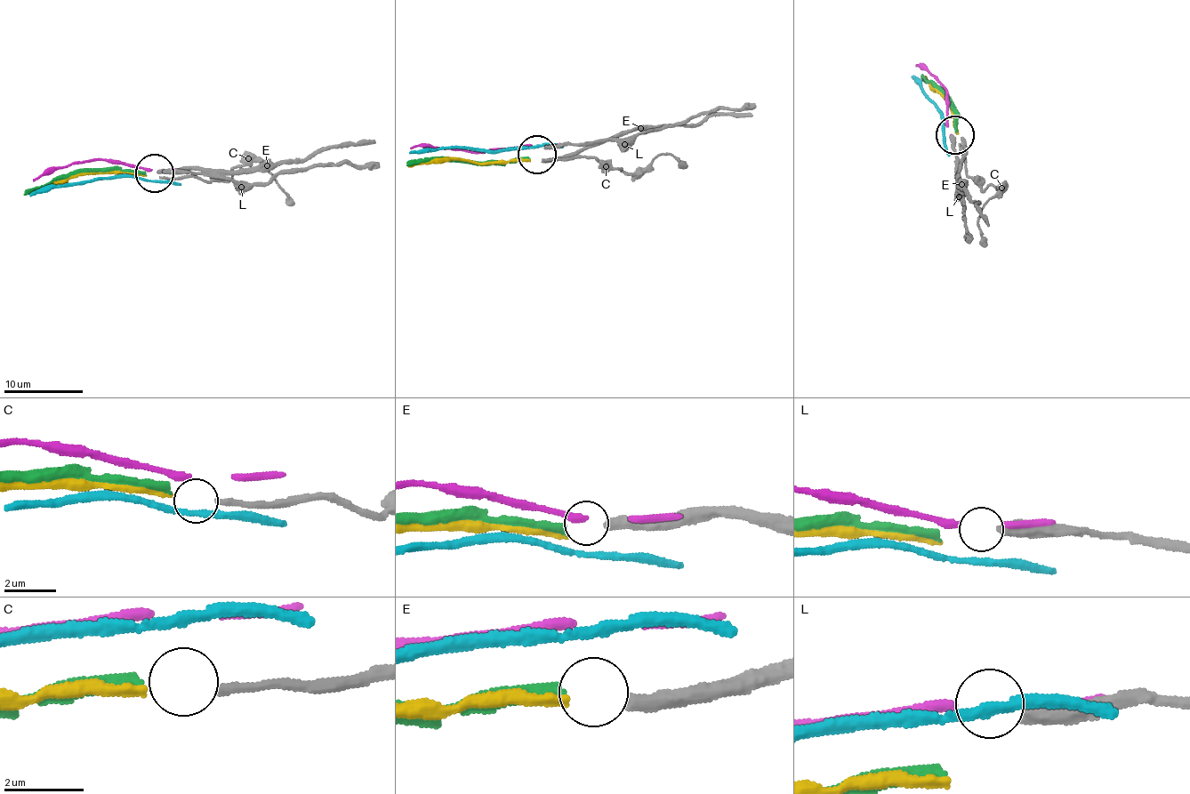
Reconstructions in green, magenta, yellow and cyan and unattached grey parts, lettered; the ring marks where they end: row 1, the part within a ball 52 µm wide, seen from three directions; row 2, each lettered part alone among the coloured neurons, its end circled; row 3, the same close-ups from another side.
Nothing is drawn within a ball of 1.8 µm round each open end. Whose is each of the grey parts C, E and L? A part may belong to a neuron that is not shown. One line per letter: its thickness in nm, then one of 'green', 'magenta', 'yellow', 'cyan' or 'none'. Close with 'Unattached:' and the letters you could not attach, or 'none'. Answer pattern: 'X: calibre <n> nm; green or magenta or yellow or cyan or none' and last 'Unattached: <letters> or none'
C: calibre 220 nm; yellow
E: calibre 400 nm; green
L: calibre 420 nm; none
Unattached: L

